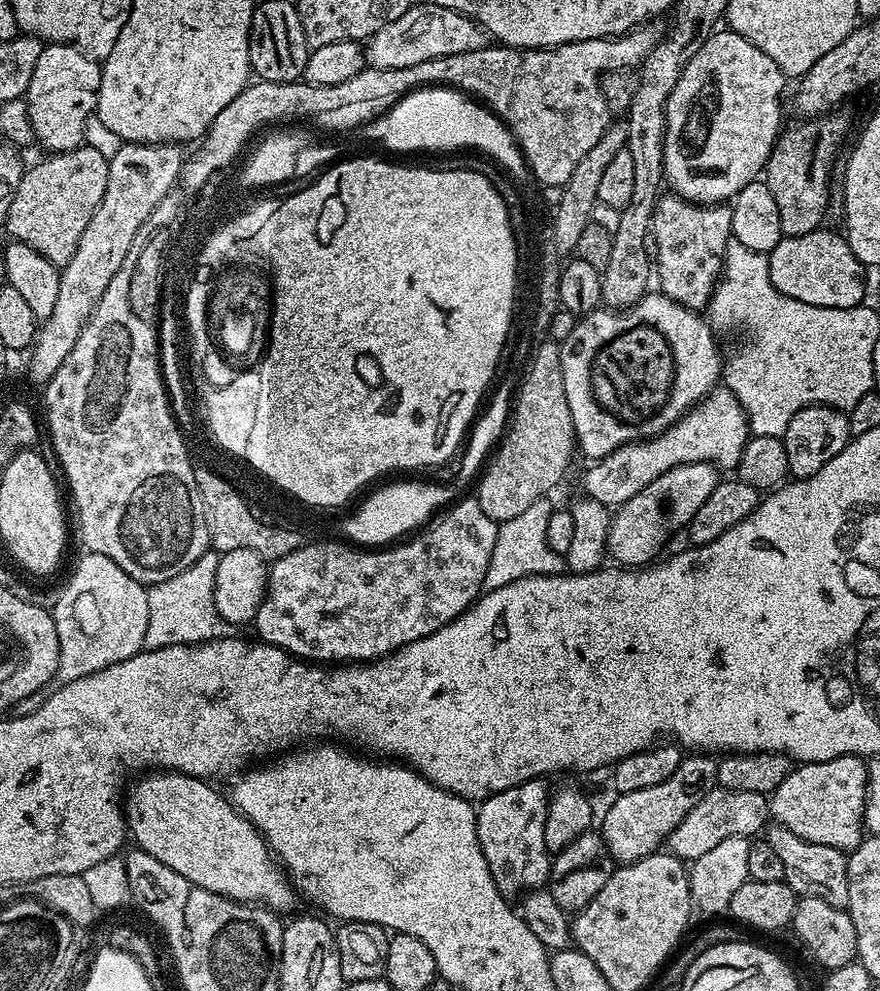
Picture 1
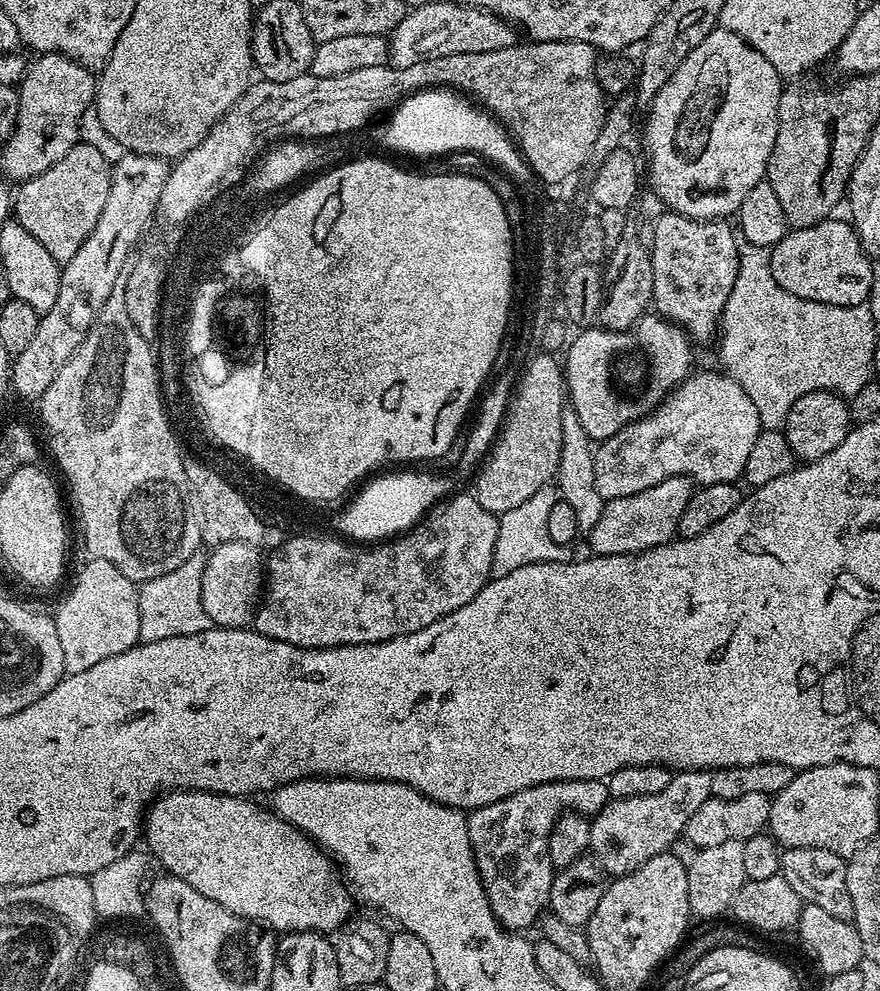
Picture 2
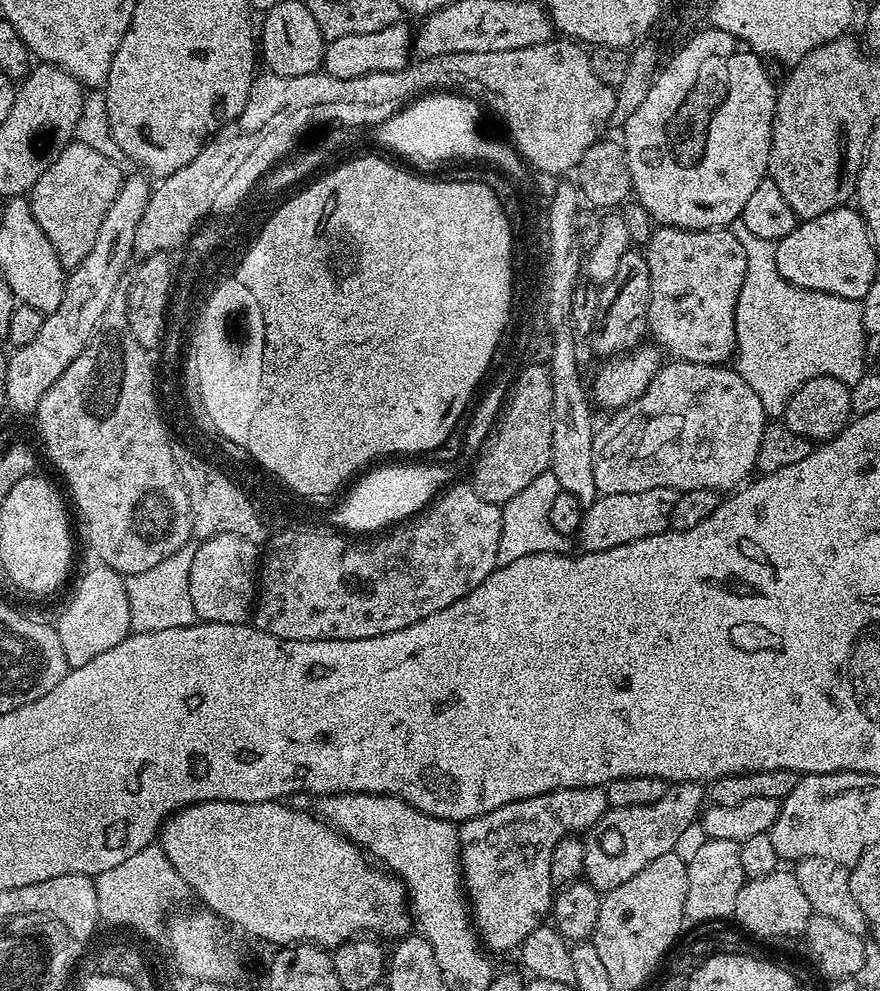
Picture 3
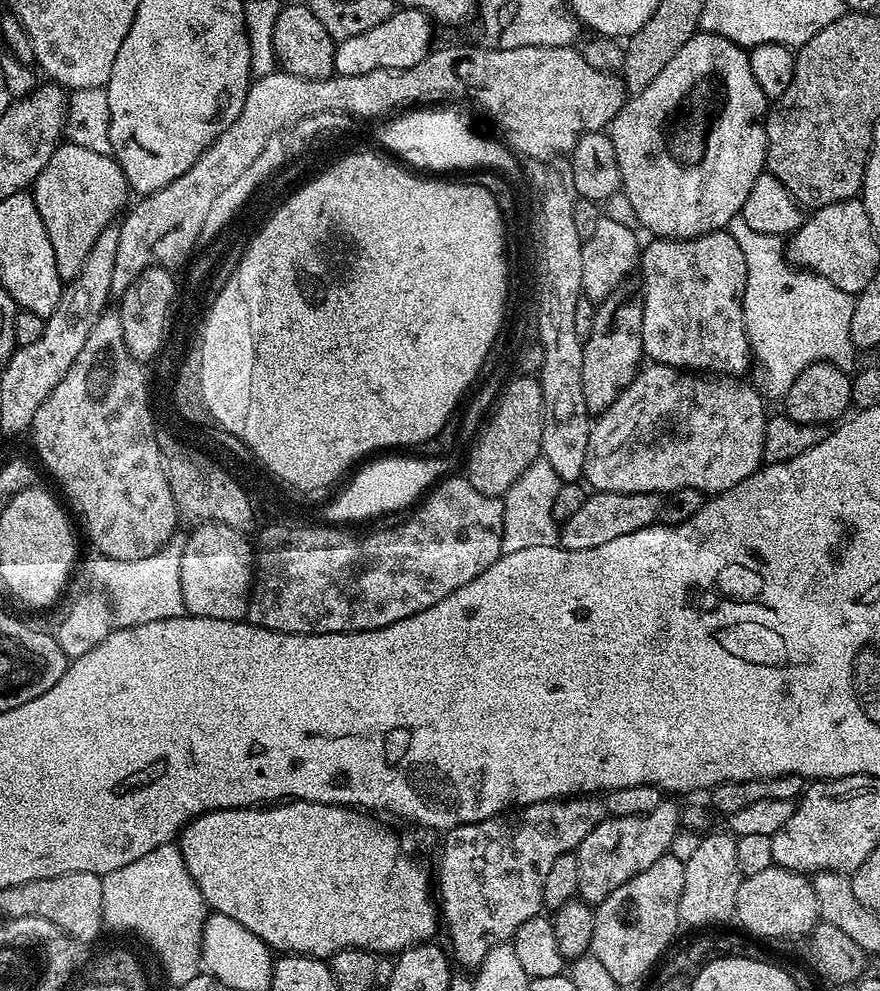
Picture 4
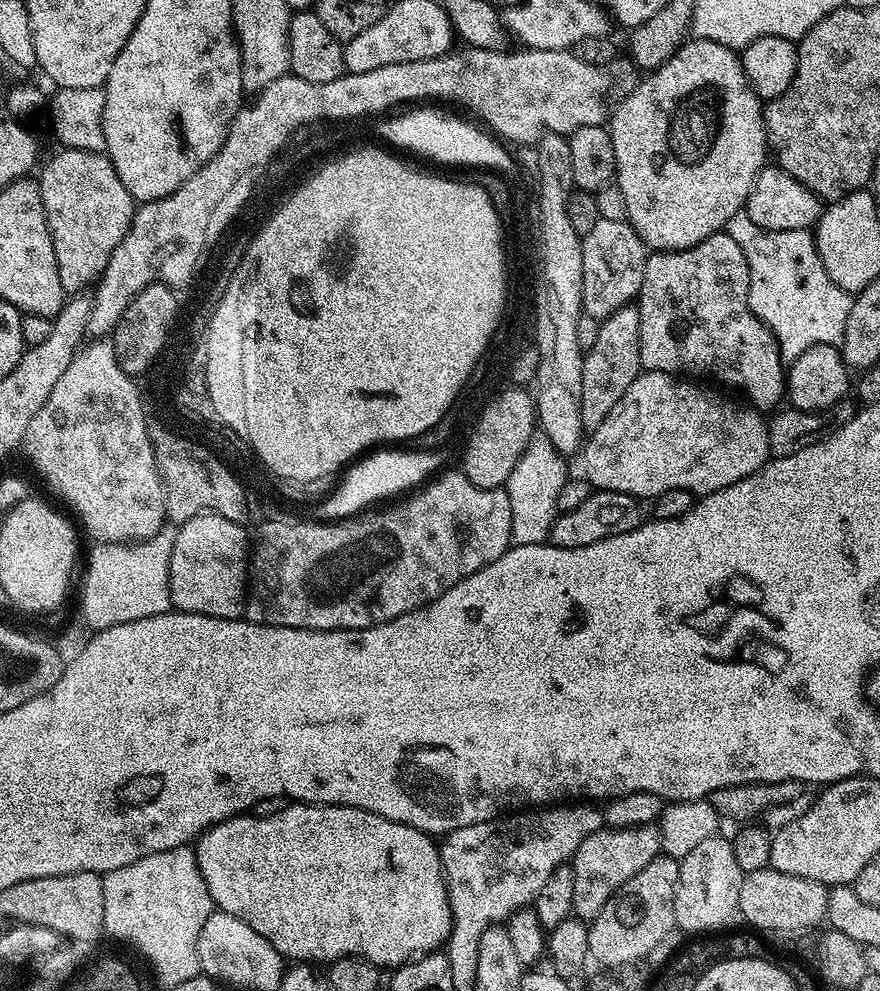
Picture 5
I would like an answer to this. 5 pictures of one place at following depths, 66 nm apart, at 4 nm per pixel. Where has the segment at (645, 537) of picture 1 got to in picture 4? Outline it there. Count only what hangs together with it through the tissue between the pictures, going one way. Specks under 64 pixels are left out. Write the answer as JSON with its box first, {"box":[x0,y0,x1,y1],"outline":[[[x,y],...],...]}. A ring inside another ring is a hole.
{"box":[559,491,662,550],"outline":[[[593,491],[582,502],[582,507],[569,520],[560,524],[559,547],[566,550],[594,550],[594,546],[602,546],[614,538],[622,538],[622,534],[634,534],[634,530],[642,530],[660,520],[662,500],[655,492],[598,492]]]}

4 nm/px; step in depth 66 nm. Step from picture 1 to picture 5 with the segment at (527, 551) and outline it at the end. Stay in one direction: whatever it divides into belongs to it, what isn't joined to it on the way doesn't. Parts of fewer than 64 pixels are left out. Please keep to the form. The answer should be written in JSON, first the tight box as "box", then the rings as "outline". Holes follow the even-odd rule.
{"box":[506,434,570,544],"outline":[[[543,434],[533,436],[526,446],[522,458],[518,458],[518,466],[510,472],[506,491],[510,498],[510,530],[512,544],[543,544],[552,535],[552,524],[558,515],[558,494],[562,486],[570,479],[570,472],[565,457]]]}

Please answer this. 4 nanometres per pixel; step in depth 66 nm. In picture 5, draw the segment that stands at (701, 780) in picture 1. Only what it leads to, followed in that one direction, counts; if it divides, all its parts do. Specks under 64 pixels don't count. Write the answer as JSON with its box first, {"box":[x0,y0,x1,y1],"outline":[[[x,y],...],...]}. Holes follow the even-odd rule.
{"box":[570,824,661,922],"outline":[[[643,824],[637,828],[600,828],[590,838],[586,838],[578,846],[578,850],[572,855],[570,867],[574,874],[574,902],[572,903],[573,913],[585,922],[591,922],[596,915],[606,906],[608,899],[615,894],[621,886],[638,870],[650,866],[656,856],[661,855],[660,830],[656,824]]]}

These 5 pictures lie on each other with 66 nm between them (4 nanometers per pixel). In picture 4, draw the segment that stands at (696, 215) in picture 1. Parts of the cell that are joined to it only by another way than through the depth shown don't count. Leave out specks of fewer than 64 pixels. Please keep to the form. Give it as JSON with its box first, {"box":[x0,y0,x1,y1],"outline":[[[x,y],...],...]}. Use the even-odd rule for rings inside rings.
{"box":[638,230,754,377],"outline":[[[726,230],[708,232],[689,240],[652,238],[649,241],[643,245],[638,265],[638,276],[644,279],[642,346],[645,357],[654,364],[691,370],[697,374],[743,377],[744,371],[751,369],[754,361],[744,321],[746,258],[738,242],[734,242]]]}

